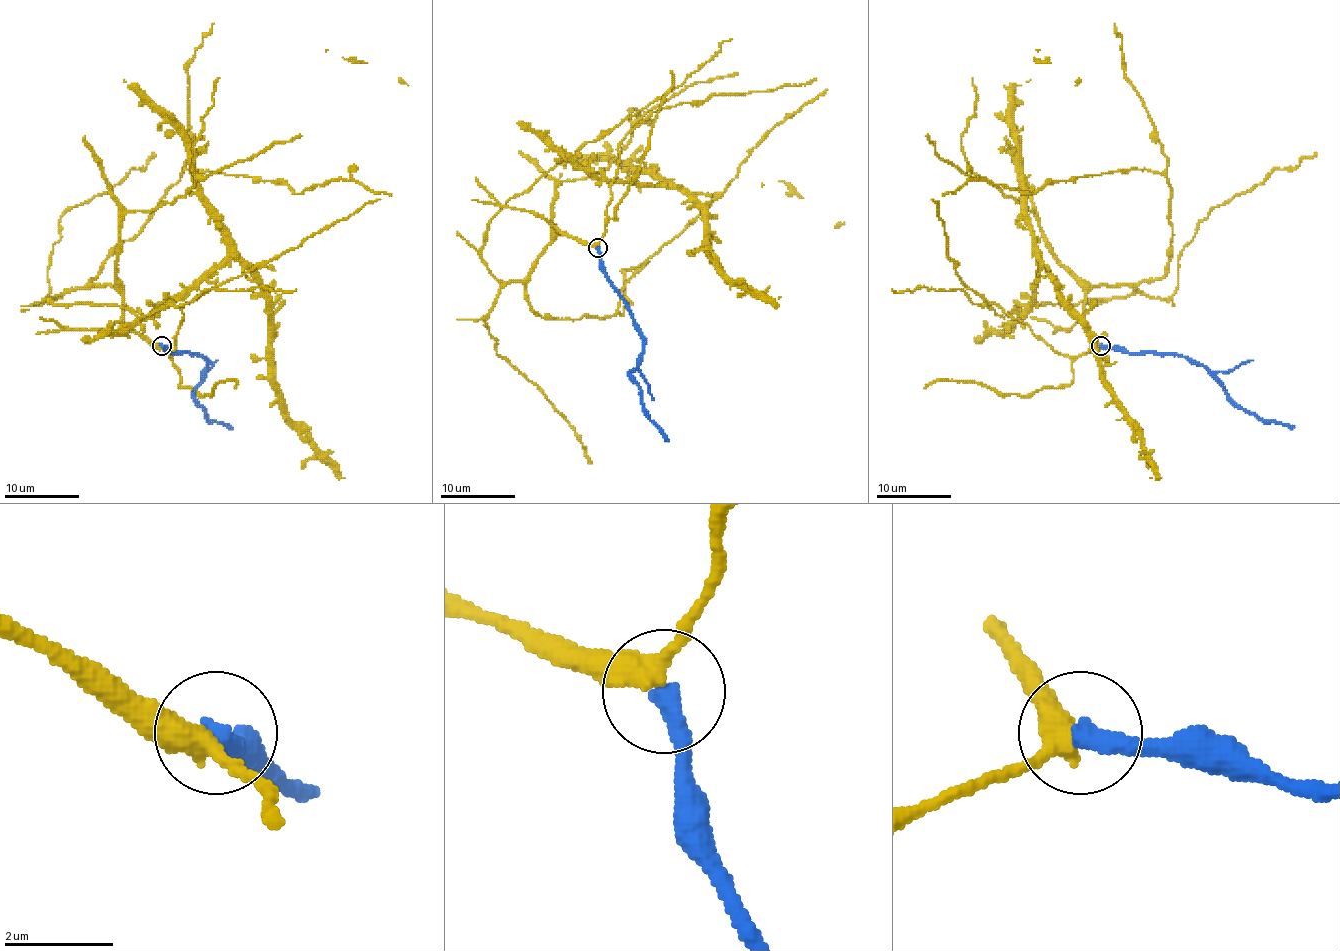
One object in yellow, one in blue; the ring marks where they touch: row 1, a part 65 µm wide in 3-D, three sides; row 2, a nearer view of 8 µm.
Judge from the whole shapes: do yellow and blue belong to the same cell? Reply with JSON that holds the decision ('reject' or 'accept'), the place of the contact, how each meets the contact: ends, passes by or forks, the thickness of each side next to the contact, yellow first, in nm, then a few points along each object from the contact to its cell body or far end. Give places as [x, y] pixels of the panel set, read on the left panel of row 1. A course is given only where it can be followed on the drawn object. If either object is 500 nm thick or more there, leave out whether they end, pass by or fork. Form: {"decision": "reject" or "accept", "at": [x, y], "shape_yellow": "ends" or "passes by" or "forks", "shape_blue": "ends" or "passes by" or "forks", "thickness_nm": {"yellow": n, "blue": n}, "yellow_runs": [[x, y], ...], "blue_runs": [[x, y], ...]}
{"decision": "accept", "at": [162, 345], "shape_yellow": "passes by", "shape_blue": "ends", "thickness_nm": {"yellow": 360, "blue": 400}, "yellow_runs": [[161, 345], [122, 321], [115, 287], [45, 298], [143, 319], [236, 259], [266, 300], [283, 412], [344, 478]], "blue_runs": [[161, 345], [169, 352], [199, 354], [206, 362], [204, 380], [195, 390], [195, 399], [210, 420], [232, 427]]}

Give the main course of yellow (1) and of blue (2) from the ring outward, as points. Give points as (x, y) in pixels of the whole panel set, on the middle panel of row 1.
1: (597, 246), (558, 231), (522, 280), (481, 258), (489, 220), (573, 159), (672, 185), (719, 269), (780, 297)
2: (597, 248), (599, 269), (627, 306), (642, 340), (640, 362), (631, 379), (640, 390), (646, 415), (668, 441)

